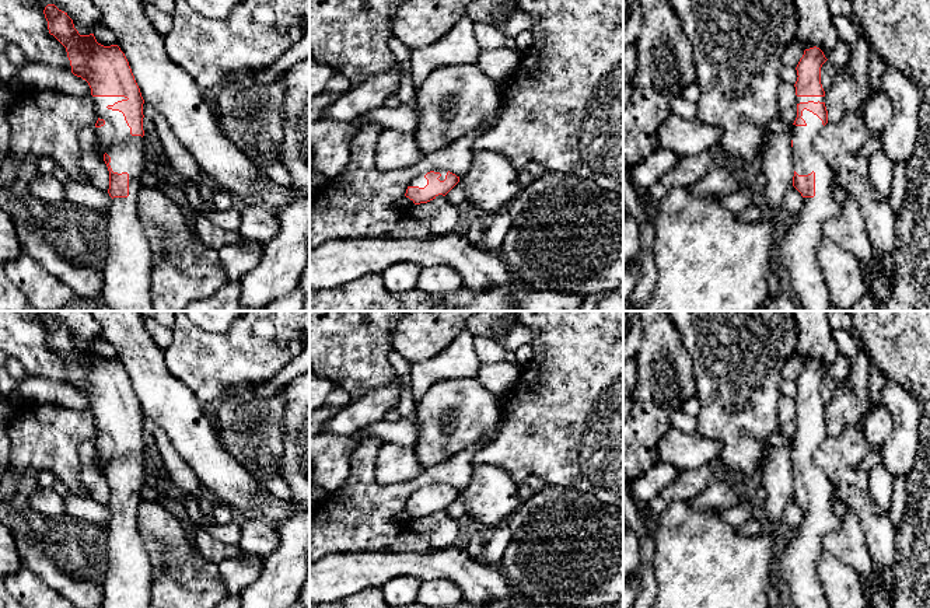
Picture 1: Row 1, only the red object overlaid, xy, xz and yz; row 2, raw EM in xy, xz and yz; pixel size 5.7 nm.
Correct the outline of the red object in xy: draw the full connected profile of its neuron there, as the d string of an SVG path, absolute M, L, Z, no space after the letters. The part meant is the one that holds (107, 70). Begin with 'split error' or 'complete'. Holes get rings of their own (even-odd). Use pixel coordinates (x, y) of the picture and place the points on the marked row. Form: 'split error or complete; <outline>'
split error; M48 4L43 14L49 34L66 48L71 73L88 83L95 102L95 143L105 151L112 198L104 220L105 307L109 311L154 311L150 297L153 252L137 213L144 172L144 99L118 45L104 46L94 34L80 35L67 13L55 4Z

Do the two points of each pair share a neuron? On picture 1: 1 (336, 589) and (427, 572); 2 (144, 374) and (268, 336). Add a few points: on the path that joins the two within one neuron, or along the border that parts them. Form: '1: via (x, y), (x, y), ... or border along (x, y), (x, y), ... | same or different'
1: via (359, 572), (374, 570), (383, 566), (405, 566) | same
2: border along (163, 350), (167, 369), (191, 391) | different

